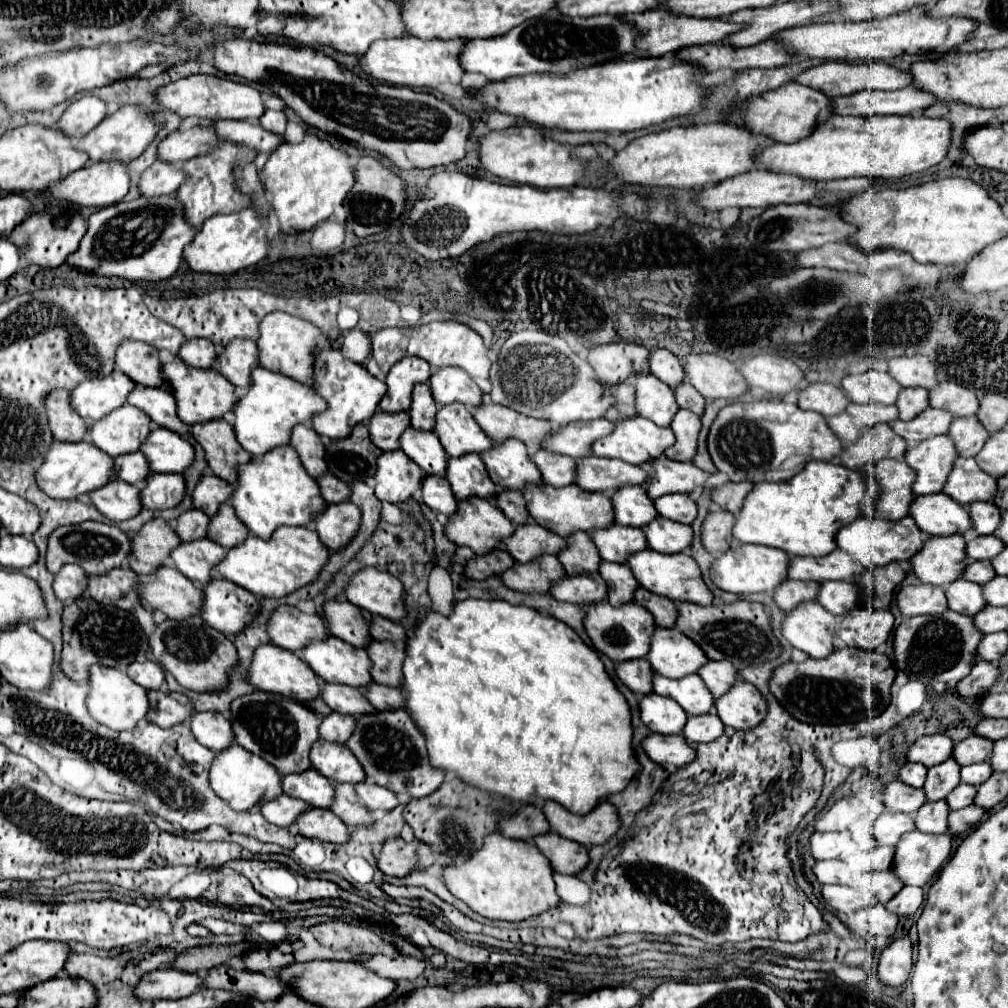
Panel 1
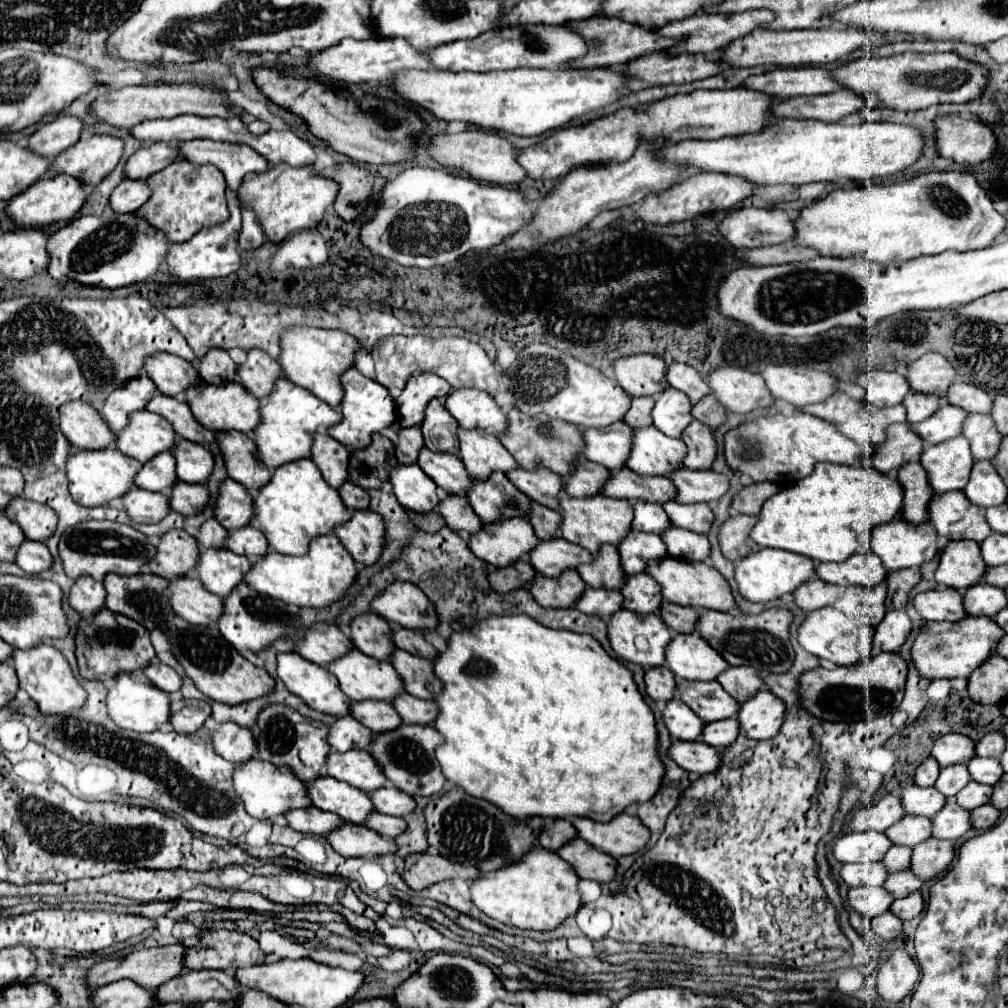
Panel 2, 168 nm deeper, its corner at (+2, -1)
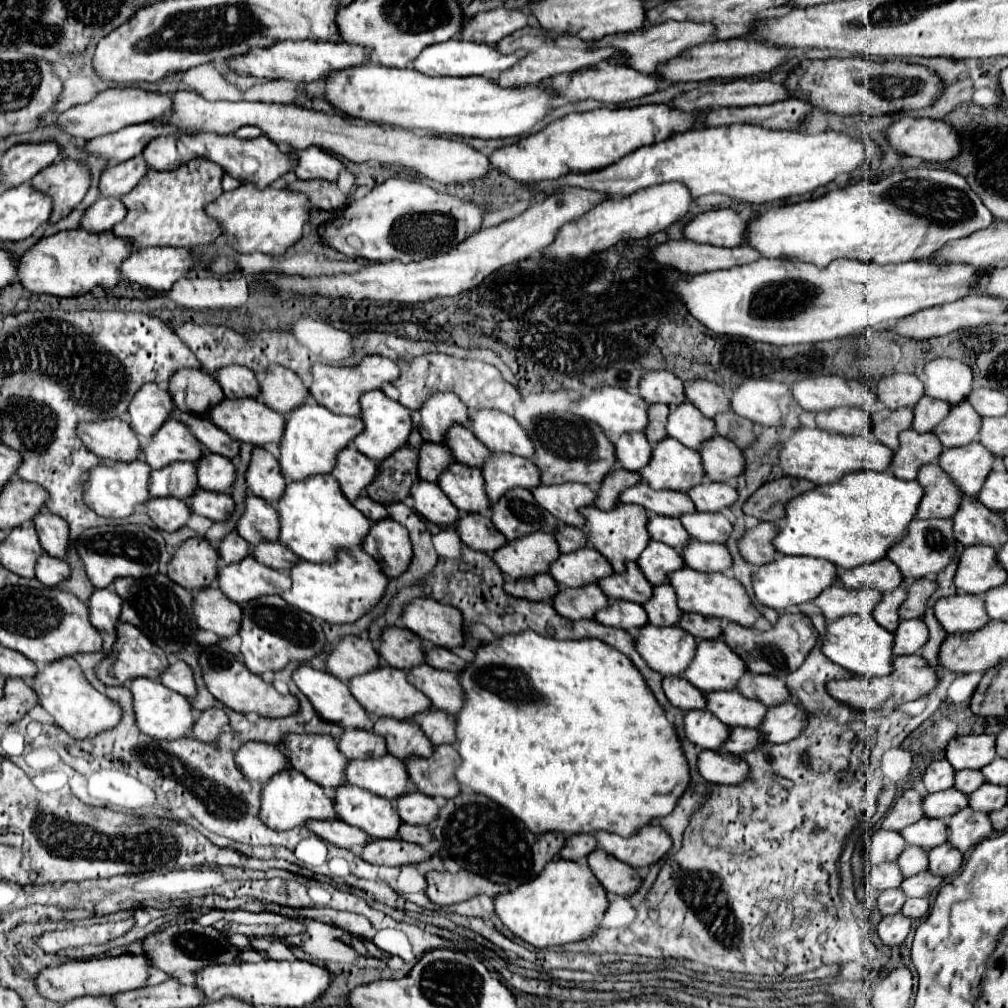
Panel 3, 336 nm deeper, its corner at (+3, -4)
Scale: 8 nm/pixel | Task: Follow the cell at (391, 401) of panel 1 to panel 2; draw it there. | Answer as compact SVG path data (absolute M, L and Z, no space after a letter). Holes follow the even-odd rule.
M414 373L408 377L400 397L396 399L398 405L398 423L402 427L410 427L410 425L420 425L422 423L422 411L428 403L430 397L446 397L450 391L450 385L434 375L434 373Z

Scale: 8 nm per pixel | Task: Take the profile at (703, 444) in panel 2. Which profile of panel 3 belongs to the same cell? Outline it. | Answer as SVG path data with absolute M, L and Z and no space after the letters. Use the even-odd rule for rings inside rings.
M715 436L703 444L701 458L703 458L707 478L717 482L737 478L745 472L743 452L733 442L721 436Z

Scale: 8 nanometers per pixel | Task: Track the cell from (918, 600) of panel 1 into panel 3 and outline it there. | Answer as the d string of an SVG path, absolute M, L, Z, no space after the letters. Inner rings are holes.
M959 592L949 598L941 598L935 604L935 616L949 634L975 632L991 622L983 596Z

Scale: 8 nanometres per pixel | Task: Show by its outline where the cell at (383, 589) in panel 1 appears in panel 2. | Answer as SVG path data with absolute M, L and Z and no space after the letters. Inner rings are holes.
M390 583L380 591L378 597L372 599L370 607L388 623L398 623L406 629L436 627L434 607L414 583Z

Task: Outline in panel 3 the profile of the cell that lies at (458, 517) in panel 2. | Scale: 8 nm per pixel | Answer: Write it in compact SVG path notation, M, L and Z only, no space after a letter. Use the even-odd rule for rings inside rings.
M465 514L457 522L457 532L471 550L479 552L493 554L507 544L507 538L493 526L487 514Z

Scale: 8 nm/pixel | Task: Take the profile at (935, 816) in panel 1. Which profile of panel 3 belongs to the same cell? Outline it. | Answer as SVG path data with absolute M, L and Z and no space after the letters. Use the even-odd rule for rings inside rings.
M965 808L949 818L949 844L953 844L961 852L969 852L975 848L981 840L989 838L995 830L989 820L989 814L975 812L971 808Z

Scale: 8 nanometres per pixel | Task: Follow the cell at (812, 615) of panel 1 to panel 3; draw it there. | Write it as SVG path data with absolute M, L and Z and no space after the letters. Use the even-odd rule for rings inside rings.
M843 616L827 624L823 654L859 678L889 676L893 672L893 638L895 636L881 628L873 616Z

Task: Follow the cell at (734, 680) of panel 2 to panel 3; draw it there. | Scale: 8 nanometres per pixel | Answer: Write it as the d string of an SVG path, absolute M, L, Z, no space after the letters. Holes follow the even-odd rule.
M745 674L739 680L737 690L743 696L749 696L751 700L759 700L761 704L765 704L767 708L783 704L791 698L789 688L785 688L787 684L781 678L775 676L755 676L755 674Z

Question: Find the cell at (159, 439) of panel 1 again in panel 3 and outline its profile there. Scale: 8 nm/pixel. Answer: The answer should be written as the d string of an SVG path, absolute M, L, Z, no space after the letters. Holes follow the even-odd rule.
M207 452L197 462L197 476L199 486L213 492L231 492L235 480L237 480L237 468L229 458L217 456L213 452Z

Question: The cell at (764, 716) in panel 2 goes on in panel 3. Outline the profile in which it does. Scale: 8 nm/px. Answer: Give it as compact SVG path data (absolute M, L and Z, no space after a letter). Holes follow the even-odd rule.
M785 702L769 708L761 724L761 732L767 742L773 744L791 742L801 734L805 722L807 722L807 712L801 706L795 706L793 702Z

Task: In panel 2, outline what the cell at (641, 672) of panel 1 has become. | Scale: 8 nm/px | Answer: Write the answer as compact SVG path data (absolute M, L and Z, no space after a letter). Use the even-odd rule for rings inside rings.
M664 665L650 667L644 673L646 693L654 701L670 701L674 697L674 683L676 683L676 679L674 679L672 671Z

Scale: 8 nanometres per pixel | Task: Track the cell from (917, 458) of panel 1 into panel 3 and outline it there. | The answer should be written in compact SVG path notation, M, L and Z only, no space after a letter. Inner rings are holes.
M971 442L961 448L947 448L939 456L939 466L959 484L963 494L977 498L981 492L989 472L993 470L993 462L997 456L979 444Z

